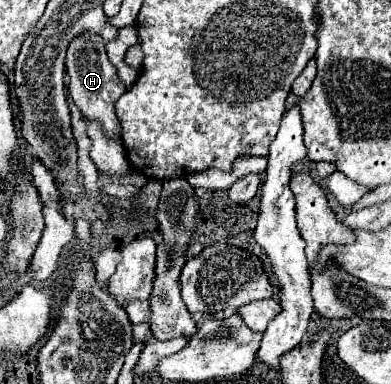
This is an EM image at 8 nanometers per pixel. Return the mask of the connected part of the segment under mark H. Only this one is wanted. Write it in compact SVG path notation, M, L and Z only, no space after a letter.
M86 32L86 34L80 34L78 38L74 38L74 44L68 46L66 72L70 76L68 92L70 92L72 100L74 100L74 104L78 106L78 110L82 112L82 116L88 118L88 120L100 122L106 136L110 136L116 142L122 142L120 140L120 122L116 118L114 102L122 96L122 92L126 92L126 88L118 80L116 68L110 64L108 56L106 56L104 42L102 42L102 38L98 34Z

